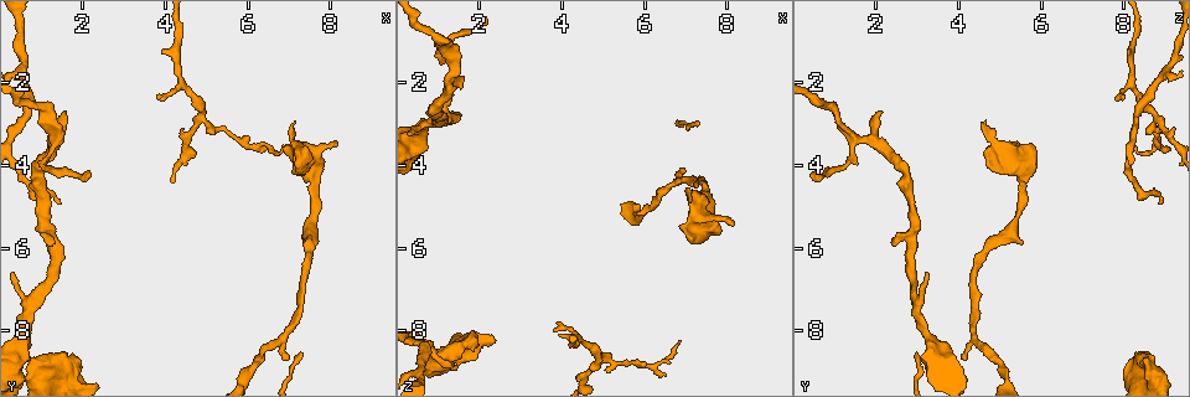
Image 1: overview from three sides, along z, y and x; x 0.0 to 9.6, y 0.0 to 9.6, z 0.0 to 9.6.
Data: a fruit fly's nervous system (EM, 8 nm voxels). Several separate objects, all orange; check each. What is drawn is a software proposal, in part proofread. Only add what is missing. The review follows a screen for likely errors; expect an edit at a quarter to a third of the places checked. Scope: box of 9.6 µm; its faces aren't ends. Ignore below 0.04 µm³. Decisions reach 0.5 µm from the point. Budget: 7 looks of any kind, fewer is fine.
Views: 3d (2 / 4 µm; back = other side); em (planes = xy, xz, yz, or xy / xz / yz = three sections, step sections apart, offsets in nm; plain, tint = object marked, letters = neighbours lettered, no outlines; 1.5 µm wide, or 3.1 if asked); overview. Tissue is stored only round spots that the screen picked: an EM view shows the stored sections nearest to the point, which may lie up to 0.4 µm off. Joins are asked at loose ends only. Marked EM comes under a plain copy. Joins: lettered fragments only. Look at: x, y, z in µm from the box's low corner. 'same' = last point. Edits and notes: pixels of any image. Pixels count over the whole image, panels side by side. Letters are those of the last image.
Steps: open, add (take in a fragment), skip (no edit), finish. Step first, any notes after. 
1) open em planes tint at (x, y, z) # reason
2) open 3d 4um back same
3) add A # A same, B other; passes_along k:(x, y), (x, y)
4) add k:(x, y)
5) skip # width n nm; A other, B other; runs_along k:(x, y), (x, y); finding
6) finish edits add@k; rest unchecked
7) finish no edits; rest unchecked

open em yz step 4 tint at (1.65, 2.70, 2.10) # branch stops here

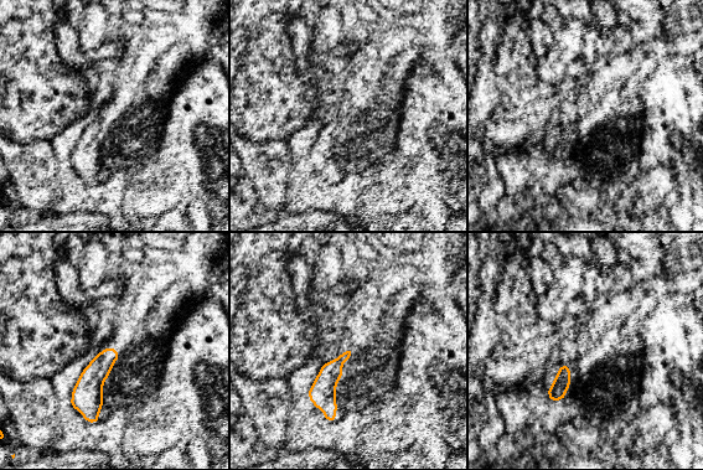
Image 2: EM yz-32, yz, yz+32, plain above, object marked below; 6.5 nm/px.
open em planes letters same # cut it another way

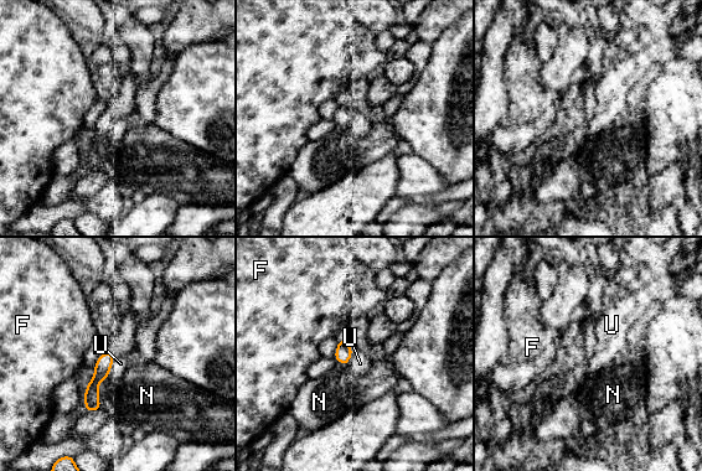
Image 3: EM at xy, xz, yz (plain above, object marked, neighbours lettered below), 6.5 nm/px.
add 3:(120, 363) # longest_contact N 240 nm; F other, N other, U same; the neuron continues

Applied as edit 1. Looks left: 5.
open 3d 4um at (1.85, 8.75, 8.50) # branch stops here

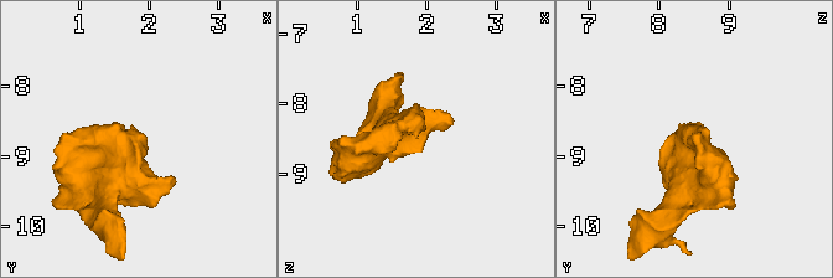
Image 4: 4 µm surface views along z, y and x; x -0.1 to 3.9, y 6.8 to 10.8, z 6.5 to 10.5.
open em yz step 4 tint at (1.85, 8.75, 8.45) # shape alone is not enough

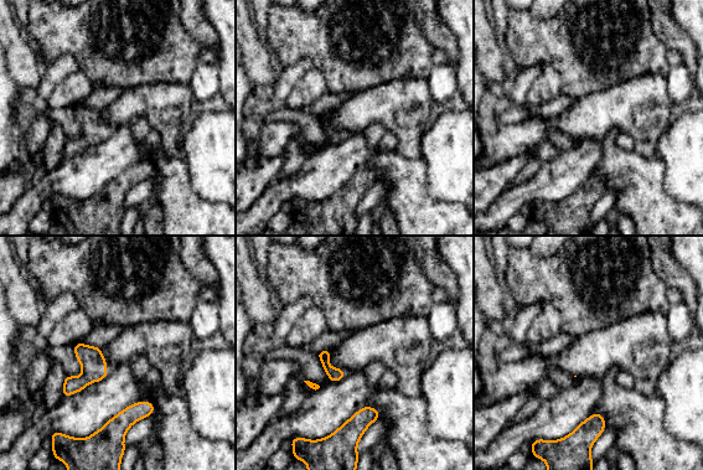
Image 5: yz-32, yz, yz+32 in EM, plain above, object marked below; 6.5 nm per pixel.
open em planes letters same

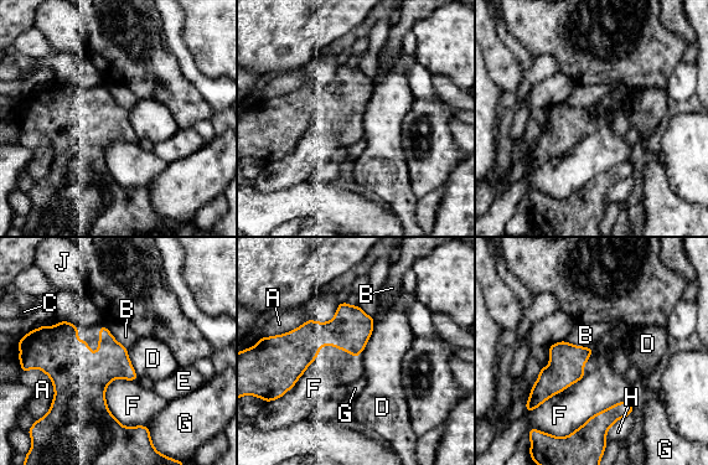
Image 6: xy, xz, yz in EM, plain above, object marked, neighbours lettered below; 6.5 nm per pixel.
skip # A other, B other, C other, D other, E other, F other, G other, H other, J other; border 6:(375, 320), (372, 334), (363, 351); no lettered fragment goes on from it

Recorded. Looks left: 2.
open em xy step 8 letters at (6.95, 8.65, 4.05) # free end

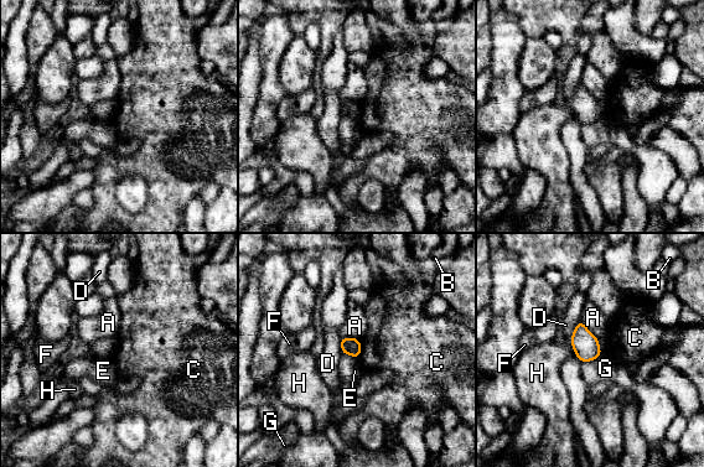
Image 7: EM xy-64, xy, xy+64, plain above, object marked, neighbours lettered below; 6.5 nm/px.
open em planes letters same

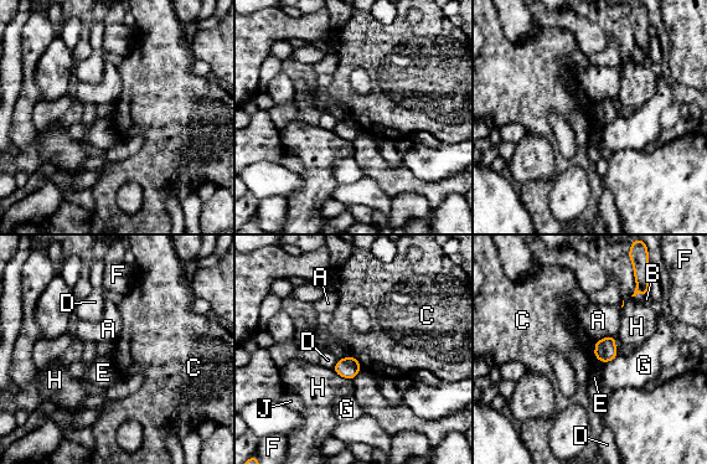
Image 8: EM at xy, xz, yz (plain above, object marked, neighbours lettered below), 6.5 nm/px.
skip # width 140 nm; A other, B other, C other, D other, E other, F other, G other, H other, J other; border 8:(351, 355), (362, 367); none of them fits

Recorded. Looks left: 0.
finish edits add@3; rest unchecked

